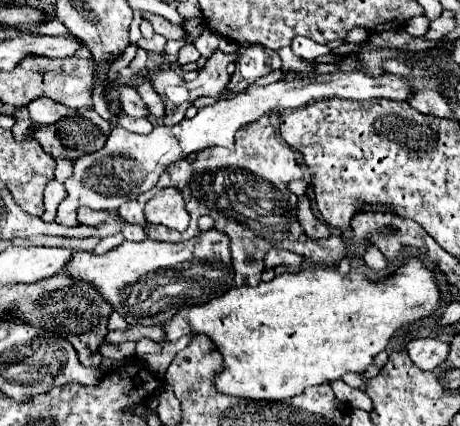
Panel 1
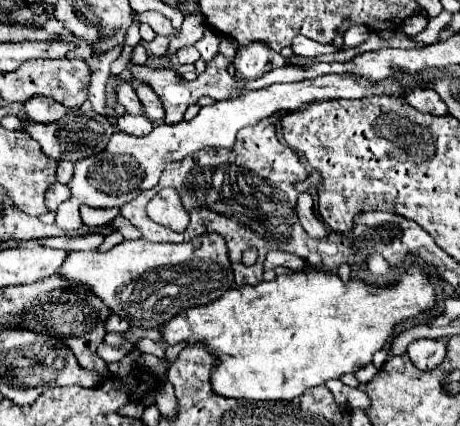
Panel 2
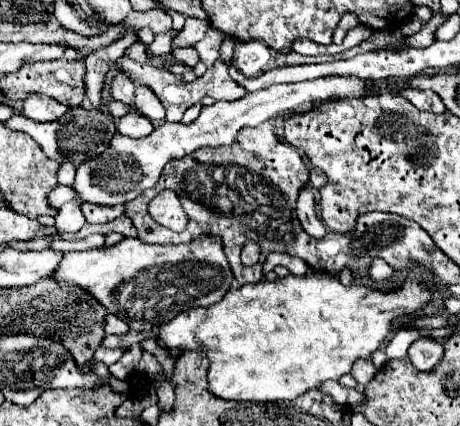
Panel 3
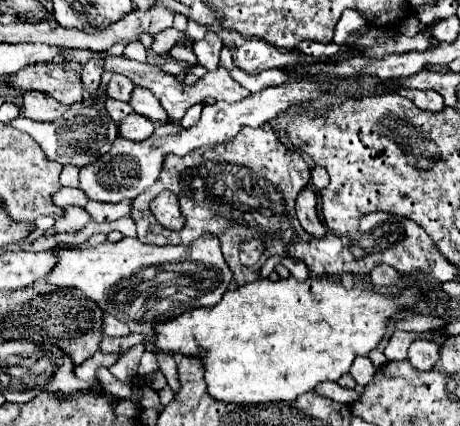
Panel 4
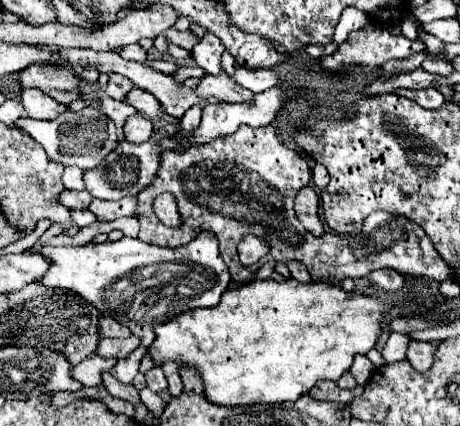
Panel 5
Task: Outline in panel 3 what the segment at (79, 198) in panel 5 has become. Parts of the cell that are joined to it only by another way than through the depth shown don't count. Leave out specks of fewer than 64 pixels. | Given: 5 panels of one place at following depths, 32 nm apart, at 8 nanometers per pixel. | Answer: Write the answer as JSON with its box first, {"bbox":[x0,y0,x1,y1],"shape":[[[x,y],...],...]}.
{"bbox":[48,186,74,208],"shape":[[[56,186],[50,194],[48,194],[48,206],[50,208],[60,208],[64,202],[74,200],[74,192],[70,186]]]}

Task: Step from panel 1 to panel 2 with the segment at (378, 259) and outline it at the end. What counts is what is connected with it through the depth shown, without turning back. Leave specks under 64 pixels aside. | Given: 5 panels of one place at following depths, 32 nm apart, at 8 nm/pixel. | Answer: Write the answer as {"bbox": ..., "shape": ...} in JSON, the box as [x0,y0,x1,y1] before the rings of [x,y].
{"bbox":[368,254,390,274],"shape":[[[372,254],[372,256],[368,256],[368,268],[374,272],[374,274],[388,274],[388,270],[390,270],[390,266],[388,266],[388,262],[380,256],[380,254]]]}

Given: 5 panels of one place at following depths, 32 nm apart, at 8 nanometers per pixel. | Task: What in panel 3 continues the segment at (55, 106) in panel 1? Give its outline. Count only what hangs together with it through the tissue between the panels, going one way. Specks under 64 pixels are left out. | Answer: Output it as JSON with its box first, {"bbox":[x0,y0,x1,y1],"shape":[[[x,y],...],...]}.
{"bbox":[24,94,68,122],"shape":[[[32,94],[24,100],[24,116],[34,122],[54,122],[64,116],[66,110],[68,108],[64,104],[40,94]]]}

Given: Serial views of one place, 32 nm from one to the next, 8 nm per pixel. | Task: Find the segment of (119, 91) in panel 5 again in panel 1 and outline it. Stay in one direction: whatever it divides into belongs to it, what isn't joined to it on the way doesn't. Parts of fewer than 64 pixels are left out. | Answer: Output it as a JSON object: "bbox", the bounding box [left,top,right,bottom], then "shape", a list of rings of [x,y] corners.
{"bbox":[120,86,150,118],"shape":[[[124,86],[124,88],[120,90],[120,102],[122,102],[124,114],[128,114],[128,116],[132,116],[132,118],[150,116],[144,100],[142,100],[140,94],[138,94],[134,88],[130,88],[130,86]]]}

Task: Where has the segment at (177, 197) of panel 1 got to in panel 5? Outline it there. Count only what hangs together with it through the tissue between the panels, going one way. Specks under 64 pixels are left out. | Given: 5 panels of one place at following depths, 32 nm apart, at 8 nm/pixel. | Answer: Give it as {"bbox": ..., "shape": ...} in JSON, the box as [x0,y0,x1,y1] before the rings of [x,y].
{"bbox":[154,192,180,226],"shape":[[[164,192],[158,196],[158,200],[154,202],[154,212],[158,214],[158,220],[162,220],[162,224],[166,226],[180,226],[180,212],[176,206],[176,198],[170,192]]]}

